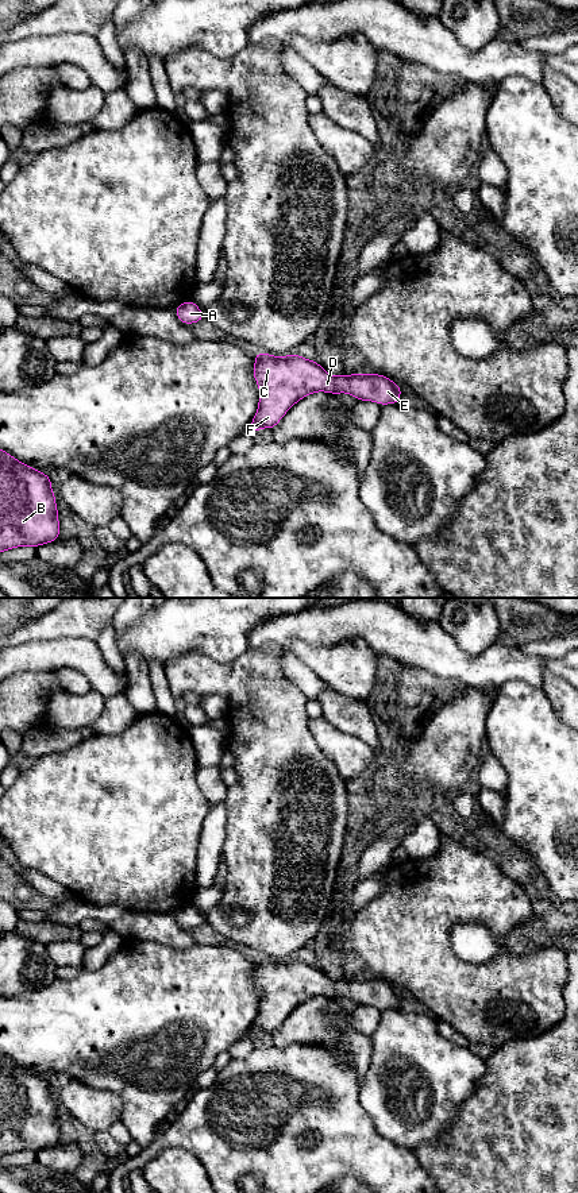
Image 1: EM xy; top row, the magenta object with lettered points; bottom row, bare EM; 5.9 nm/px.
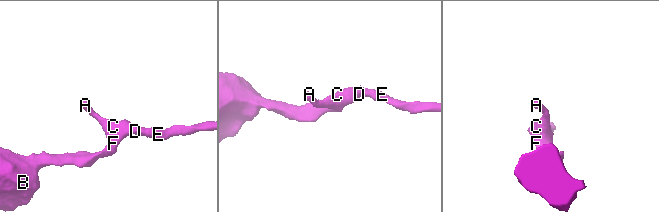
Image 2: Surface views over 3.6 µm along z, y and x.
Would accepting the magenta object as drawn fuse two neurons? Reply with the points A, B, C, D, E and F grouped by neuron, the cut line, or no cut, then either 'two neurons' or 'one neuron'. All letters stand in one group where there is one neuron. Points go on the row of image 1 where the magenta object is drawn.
A B C D E F | no cut | one neuron

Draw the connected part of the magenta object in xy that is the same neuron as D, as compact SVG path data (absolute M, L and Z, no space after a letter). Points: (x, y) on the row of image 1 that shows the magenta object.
M259 351L254 359L253 375L259 385L259 404L247 429L257 435L261 426L273 431L296 402L316 391L350 393L358 401L373 401L381 406L398 405L404 391L381 374L332 377L317 362L297 354L280 358Z

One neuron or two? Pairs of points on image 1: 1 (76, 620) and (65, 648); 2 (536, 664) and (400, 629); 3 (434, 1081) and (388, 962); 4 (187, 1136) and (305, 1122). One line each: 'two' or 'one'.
1: two
2: one
3: two
4: one

